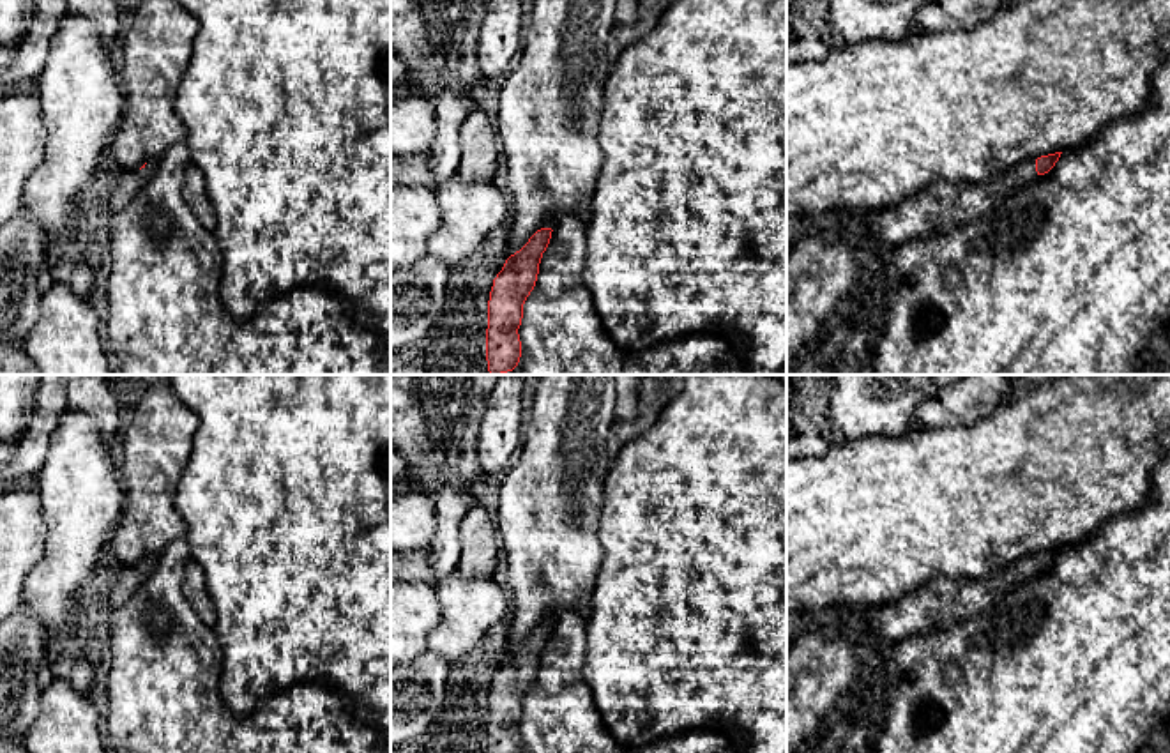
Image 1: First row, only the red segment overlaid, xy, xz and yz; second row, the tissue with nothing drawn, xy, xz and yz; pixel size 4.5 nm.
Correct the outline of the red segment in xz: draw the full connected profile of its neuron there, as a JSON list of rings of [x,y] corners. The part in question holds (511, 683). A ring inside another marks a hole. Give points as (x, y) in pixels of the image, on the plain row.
[[[551,624],[537,626],[520,647],[505,656],[493,675],[488,696],[486,753],[521,753],[518,725],[523,700],[536,682],[551,628]]]

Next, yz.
[[[1062,548],[1025,557],[979,582],[938,576],[914,592],[870,608],[871,633],[884,643],[949,629],[963,619],[981,613],[1018,589],[1023,582],[1048,569]]]

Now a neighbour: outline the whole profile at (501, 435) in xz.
[[[498,376],[477,435],[477,460],[484,474],[507,470],[523,442],[523,428],[523,380]]]

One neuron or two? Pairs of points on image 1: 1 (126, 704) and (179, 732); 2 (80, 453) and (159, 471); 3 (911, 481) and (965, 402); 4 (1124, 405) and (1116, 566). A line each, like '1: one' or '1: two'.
1: one
2: two
3: two
4: two

